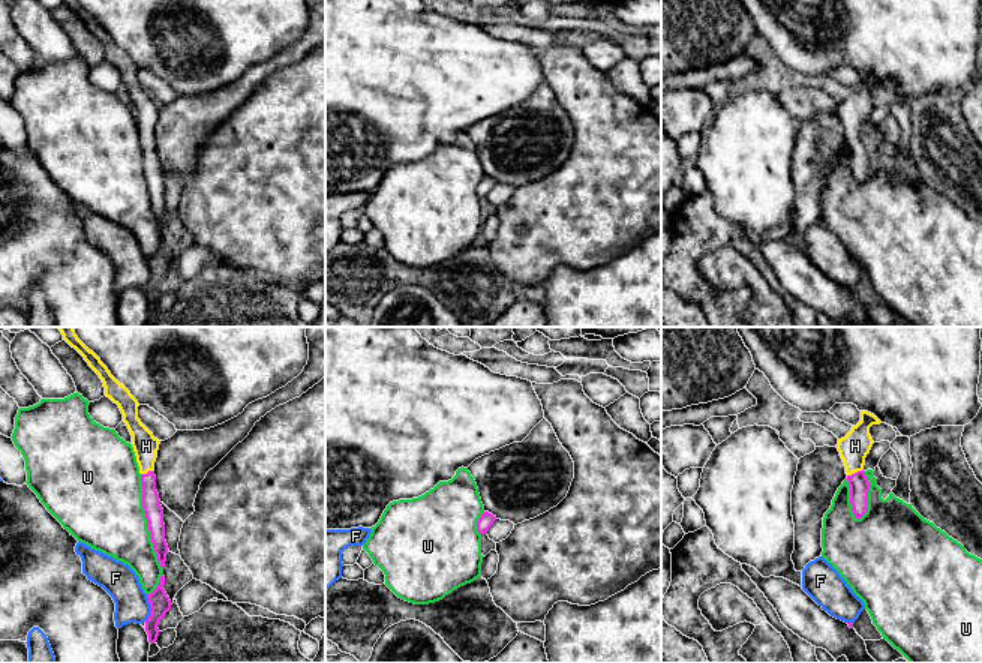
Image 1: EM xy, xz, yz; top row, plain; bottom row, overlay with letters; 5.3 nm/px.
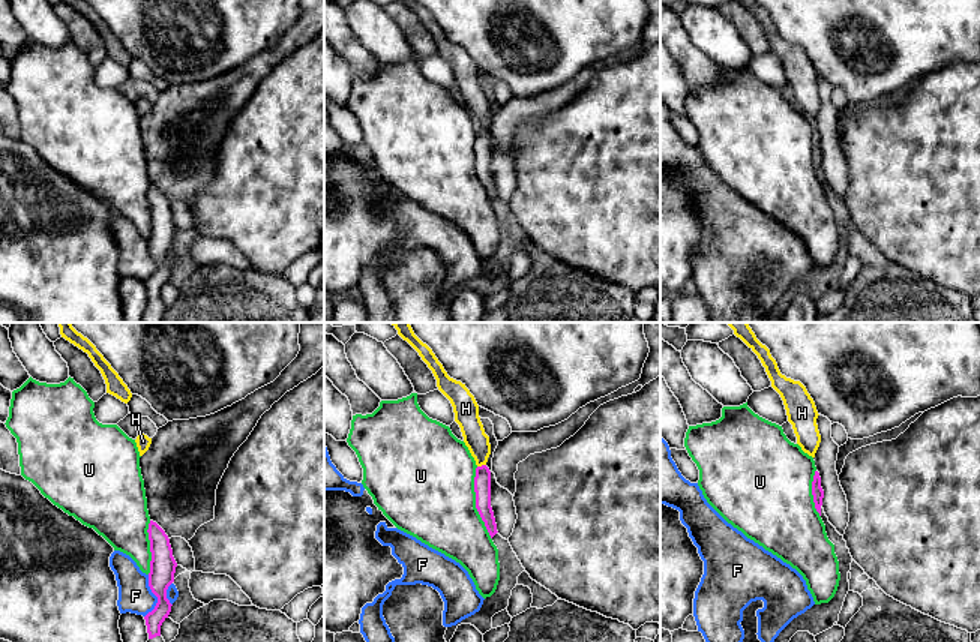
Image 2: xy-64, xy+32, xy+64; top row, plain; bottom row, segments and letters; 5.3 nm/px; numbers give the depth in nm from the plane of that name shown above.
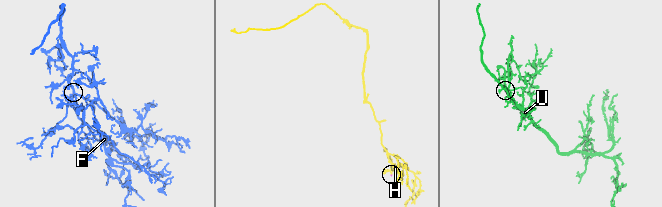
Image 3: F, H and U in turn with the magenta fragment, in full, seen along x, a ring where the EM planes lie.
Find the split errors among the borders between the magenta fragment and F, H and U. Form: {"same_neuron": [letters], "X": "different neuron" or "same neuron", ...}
{"same_neuron": ["H"], "F": "different neuron", "H": "same neuron", "U": "different neuron"}

